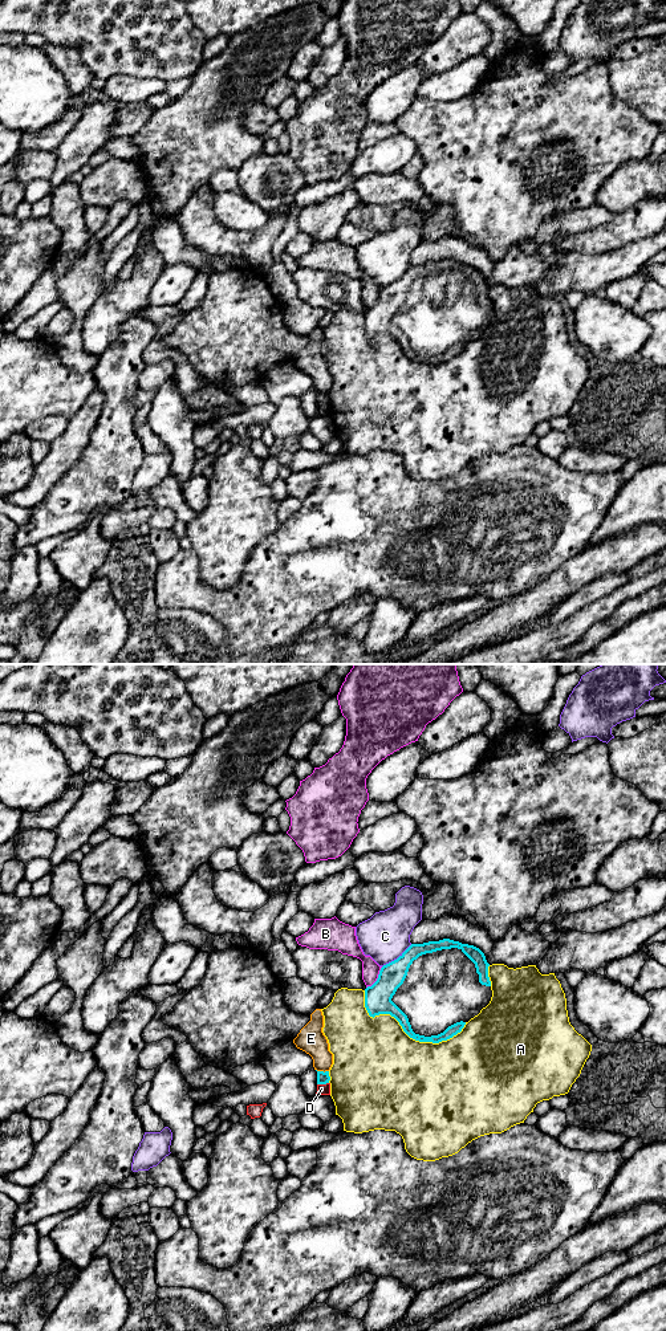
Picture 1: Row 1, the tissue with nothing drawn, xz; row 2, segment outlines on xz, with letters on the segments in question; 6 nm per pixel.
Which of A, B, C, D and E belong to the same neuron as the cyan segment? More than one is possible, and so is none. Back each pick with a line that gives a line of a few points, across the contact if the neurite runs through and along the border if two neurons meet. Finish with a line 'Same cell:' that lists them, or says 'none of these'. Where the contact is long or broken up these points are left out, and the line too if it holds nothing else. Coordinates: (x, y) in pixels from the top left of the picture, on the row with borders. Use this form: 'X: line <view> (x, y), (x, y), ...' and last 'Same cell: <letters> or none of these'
Same cell: none of these

